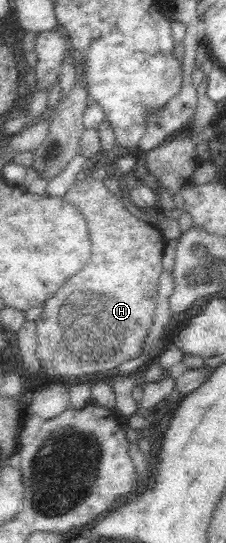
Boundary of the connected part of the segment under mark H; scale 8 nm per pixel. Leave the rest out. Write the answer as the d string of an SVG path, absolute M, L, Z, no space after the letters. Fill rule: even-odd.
M90 174L83 180L75 181L63 198L74 205L87 220L93 249L89 265L44 301L43 312L34 321L38 355L41 359L40 369L51 377L83 376L107 371L118 367L120 363L140 357L156 310L163 246L166 242L157 226L146 224L133 216L115 192L105 187L101 179L91 177Z

